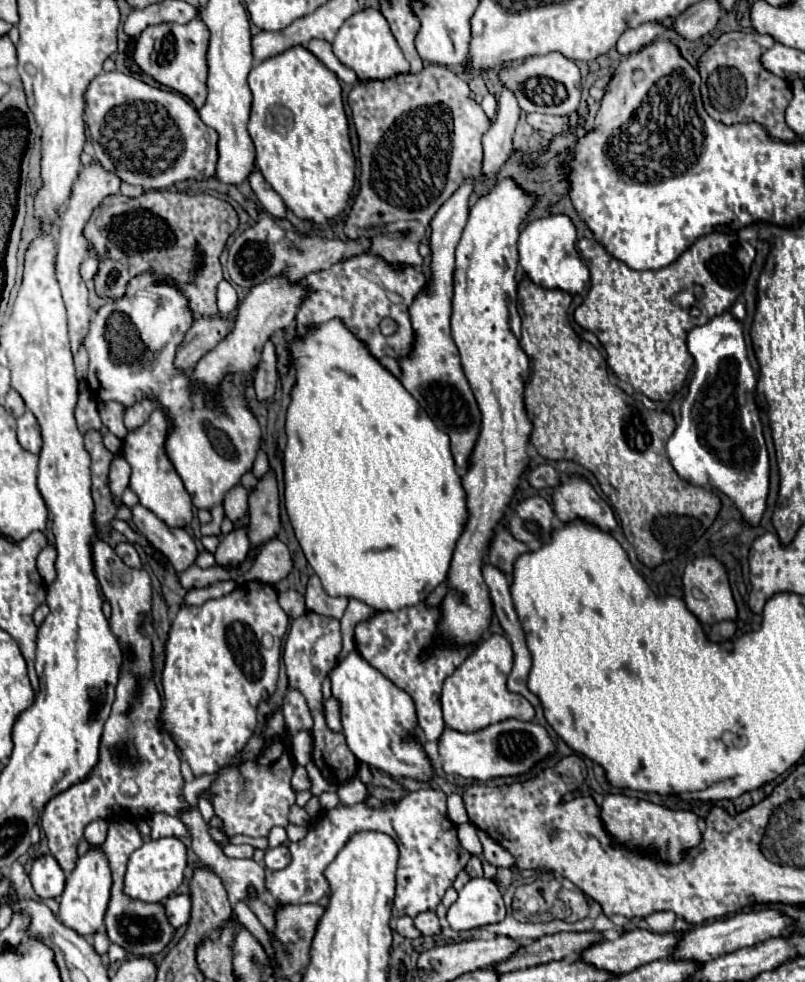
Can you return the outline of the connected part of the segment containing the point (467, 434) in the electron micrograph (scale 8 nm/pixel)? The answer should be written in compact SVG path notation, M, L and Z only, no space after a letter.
M467 179L437 211L431 221L431 281L425 293L421 293L411 305L411 323L417 335L415 347L409 357L399 359L403 369L401 383L403 387L419 401L427 411L433 423L447 433L451 439L451 453L459 469L467 469L471 461L473 447L479 437L481 411L475 401L475 395L469 387L469 381L463 373L457 345L451 337L449 319L451 319L451 297L453 297L453 271L455 271L455 247L461 239L463 227L469 217L469 197L473 193L473 181Z

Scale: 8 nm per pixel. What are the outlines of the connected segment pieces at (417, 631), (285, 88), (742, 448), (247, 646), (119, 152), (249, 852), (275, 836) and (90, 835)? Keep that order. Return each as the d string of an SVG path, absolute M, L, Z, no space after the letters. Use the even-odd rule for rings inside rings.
M425 603L405 607L401 611L377 611L367 621L357 623L355 627L355 649L359 655L373 665L383 677L387 677L391 683L395 683L399 689L403 689L417 707L419 727L423 729L423 735L427 741L437 741L439 735L445 729L443 715L441 715L441 685L459 663L467 659L467 655L477 647L477 643L469 645L437 645L437 625L441 621L441 607L427 607ZM431 649L431 655L427 659L421 659L423 651Z
M295 45L255 65L247 83L253 93L249 135L255 143L257 167L265 181L281 195L285 207L289 207L297 217L313 223L327 223L331 217L337 217L347 207L355 185L355 157L337 75L329 71L307 47Z
M723 313L707 325L691 329L687 347L695 357L695 373L681 405L681 423L665 451L683 481L719 489L735 503L745 523L757 527L769 495L769 455L755 403L757 377L747 359L741 323L731 313Z
M243 583L233 593L221 599L209 599L199 607L181 607L171 623L165 641L165 667L161 671L163 707L159 713L161 733L171 735L177 743L181 757L189 763L195 777L203 773L217 773L239 753L253 731L257 729L257 705L275 693L279 675L281 641L287 633L289 617L277 603L277 593L265 583ZM269 633L273 637L271 649L263 647L261 639Z
M103 71L91 81L85 93L85 103L85 123L93 139L95 157L99 159L99 163L103 163L103 167L107 167L107 171L115 171L115 175L119 175L123 181L141 185L143 189L167 189L189 177L203 181L215 173L219 135L199 119L197 109L183 95L151 87L119 71Z
M227 843L223 847L223 853L227 857L253 857L253 847L251 845L231 845L231 843Z
M275 826L271 829L269 835L268 835L268 842L269 847L273 848L276 846L279 846L286 842L287 840L287 833L285 828Z
M97 819L85 827L85 841L87 843L103 843L107 837L107 821Z

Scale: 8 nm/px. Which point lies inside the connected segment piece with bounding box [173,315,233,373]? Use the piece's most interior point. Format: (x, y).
(205, 332)

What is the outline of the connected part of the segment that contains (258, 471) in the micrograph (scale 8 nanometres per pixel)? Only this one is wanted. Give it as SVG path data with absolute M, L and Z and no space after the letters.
M259 450L256 460L253 464L252 473L257 479L262 478L270 469L267 455L263 450Z

